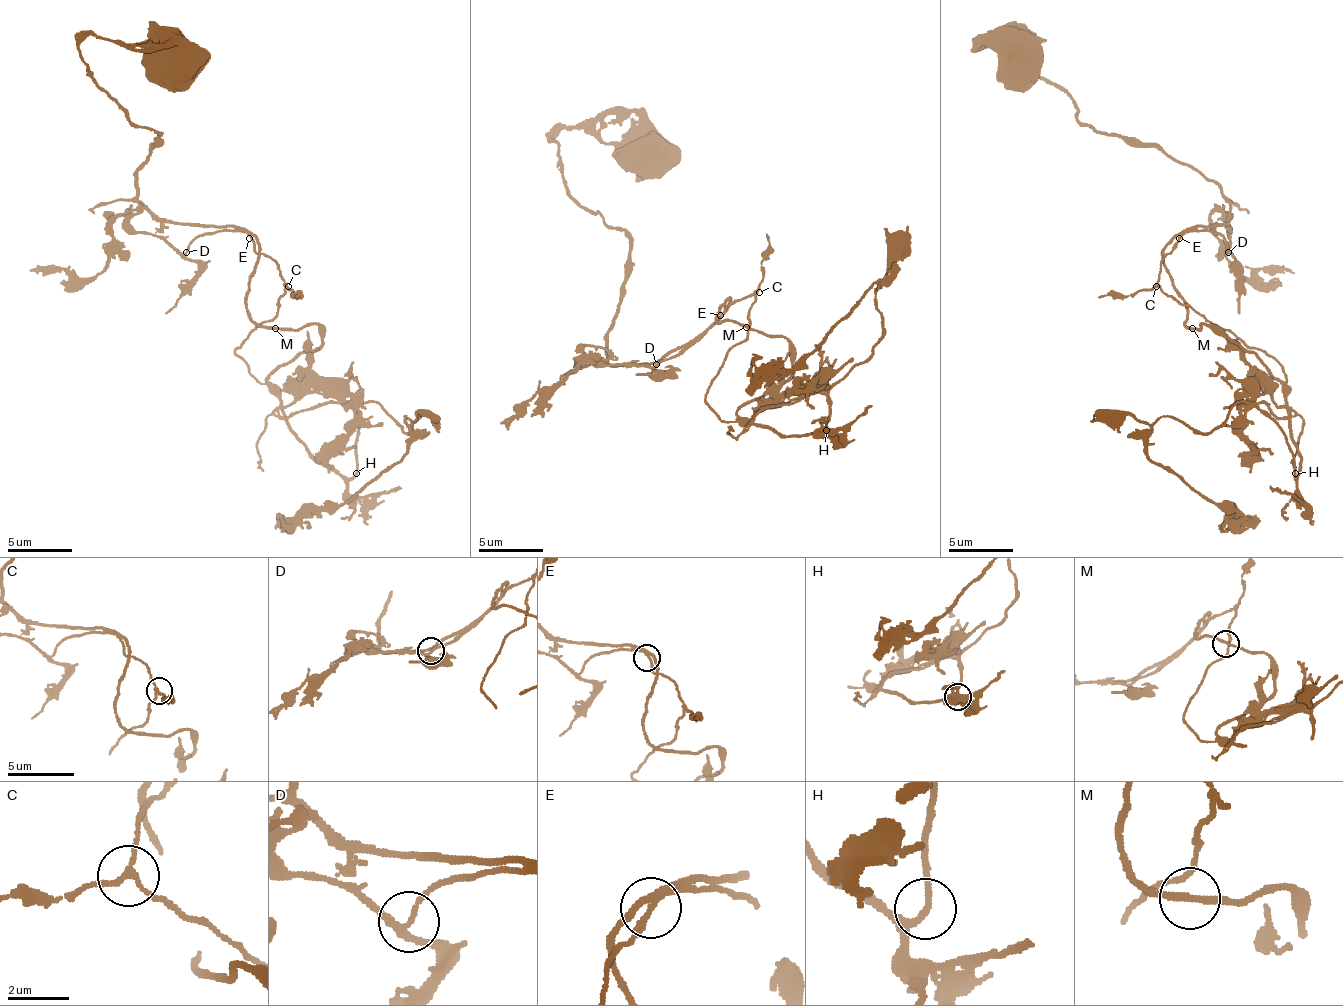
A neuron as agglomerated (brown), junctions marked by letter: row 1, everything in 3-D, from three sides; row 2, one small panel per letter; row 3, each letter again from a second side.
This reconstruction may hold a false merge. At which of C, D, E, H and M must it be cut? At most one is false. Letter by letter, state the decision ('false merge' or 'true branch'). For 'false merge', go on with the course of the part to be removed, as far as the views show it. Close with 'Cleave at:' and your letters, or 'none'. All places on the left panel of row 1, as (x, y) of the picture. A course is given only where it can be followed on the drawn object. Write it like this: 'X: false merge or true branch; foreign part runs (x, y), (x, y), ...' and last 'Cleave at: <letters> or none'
C: true branch
D: true branch
E: true branch
H: true branch
M: true branch
Cleave at: none

